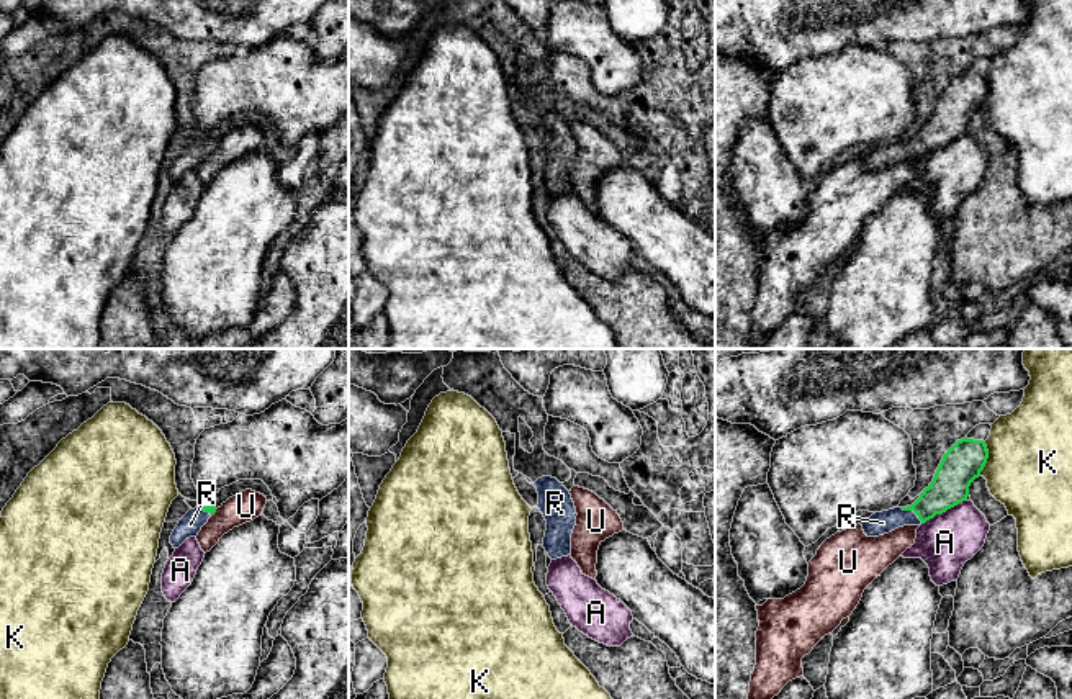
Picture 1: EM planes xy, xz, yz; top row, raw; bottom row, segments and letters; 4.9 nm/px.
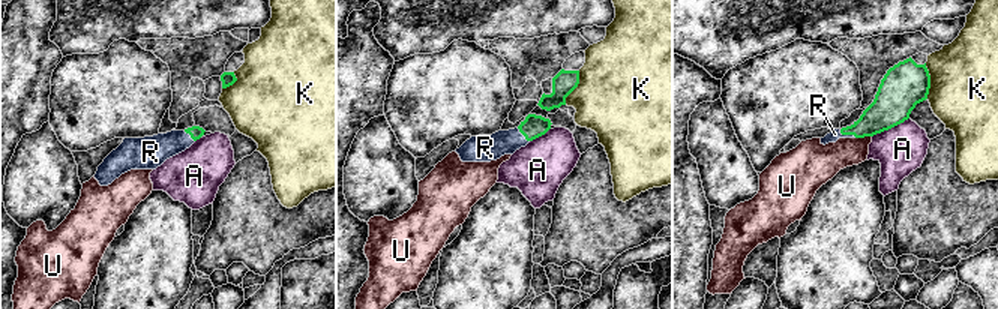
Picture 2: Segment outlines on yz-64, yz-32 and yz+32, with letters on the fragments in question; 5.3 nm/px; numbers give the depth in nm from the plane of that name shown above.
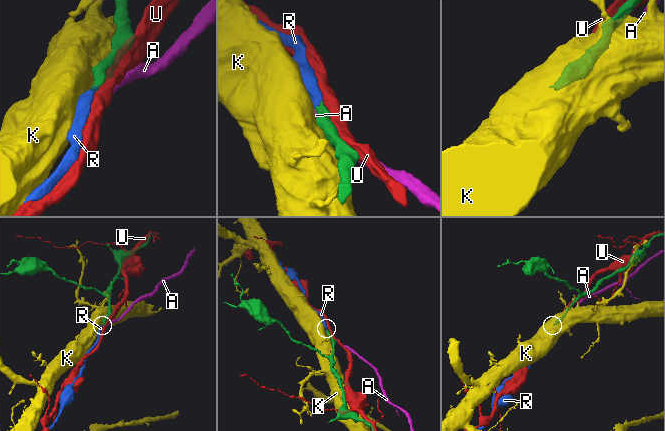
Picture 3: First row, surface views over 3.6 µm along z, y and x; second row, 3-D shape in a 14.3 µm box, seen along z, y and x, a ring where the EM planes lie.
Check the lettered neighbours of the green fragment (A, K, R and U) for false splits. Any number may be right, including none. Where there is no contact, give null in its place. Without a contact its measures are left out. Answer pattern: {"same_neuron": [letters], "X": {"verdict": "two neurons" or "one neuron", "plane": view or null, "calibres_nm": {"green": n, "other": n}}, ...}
{"same_neuron": ["R"], "A": {"verdict": "two neurons", "plane": "yz", "calibres_nm": {"green": 190, "other": 280}}, "K": {"verdict": "two neurons", "plane": "yz", "calibres_nm": {"green": 190, "other": 420}}, "R": {"verdict": "one neuron", "plane": "yz", "calibres_nm": {"green": 190, "other": 110}}, "U": {"verdict": "two neurons", "plane": "xy", "calibres_nm": {"green": 50, "other": 150}}}

